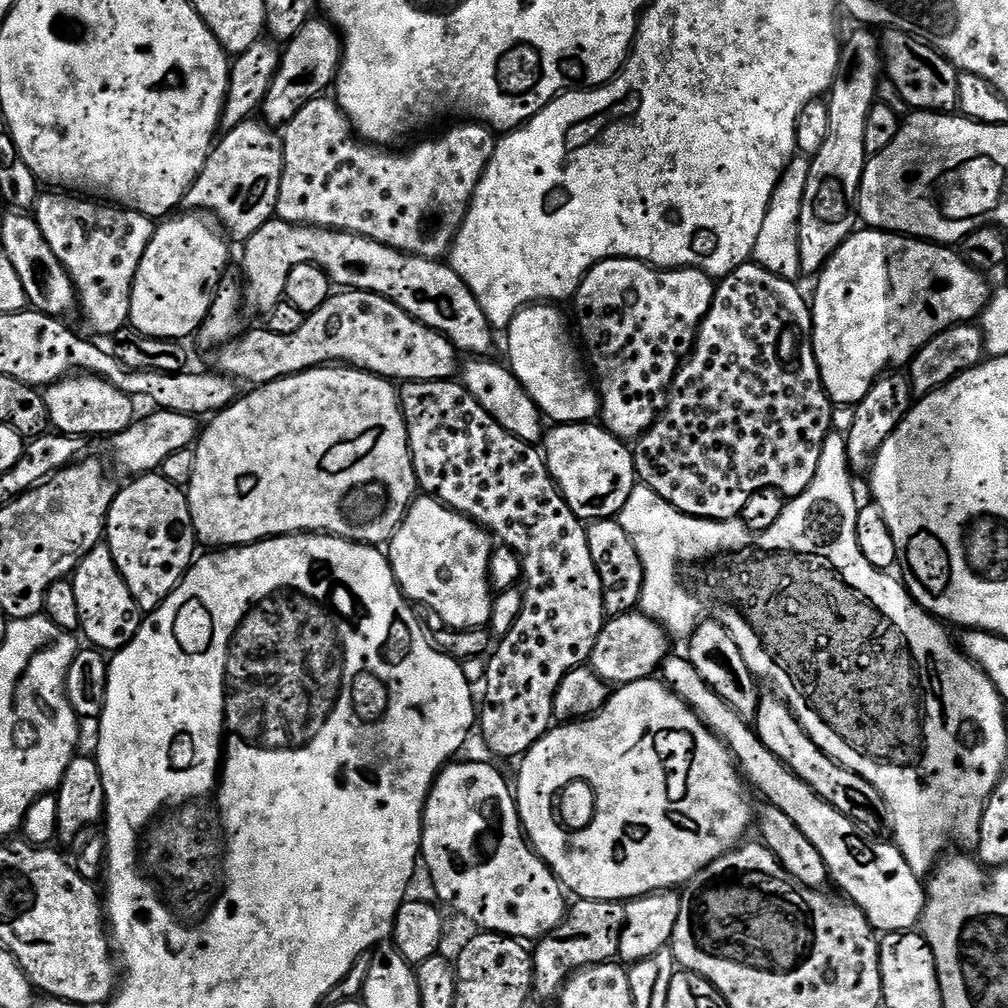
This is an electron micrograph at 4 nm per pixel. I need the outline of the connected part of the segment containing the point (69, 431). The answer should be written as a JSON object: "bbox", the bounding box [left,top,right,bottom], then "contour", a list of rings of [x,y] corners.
{"bbox":[43,374,138,438],"contour":[[[69,374],[56,384],[43,389],[46,410],[51,427],[57,433],[77,438],[109,436],[115,438],[125,432],[137,419],[138,413],[133,397],[110,386],[101,376],[91,374]]]}

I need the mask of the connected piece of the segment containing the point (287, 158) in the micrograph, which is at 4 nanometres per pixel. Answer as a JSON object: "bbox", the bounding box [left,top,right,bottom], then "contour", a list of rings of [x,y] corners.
{"bbox":[276,94,497,260],"contour":[[[321,94],[319,96],[314,97],[310,102],[306,102],[306,106],[302,106],[302,110],[298,110],[298,114],[294,114],[294,118],[290,118],[290,122],[284,125],[282,129],[282,139],[284,142],[284,165],[282,166],[282,182],[278,186],[278,202],[276,203],[276,216],[279,219],[285,220],[286,222],[290,222],[291,224],[309,224],[312,228],[339,228],[342,232],[353,232],[354,234],[358,234],[359,236],[365,236],[366,238],[370,238],[374,242],[382,242],[386,246],[390,246],[391,248],[397,248],[400,252],[405,252],[407,256],[421,256],[422,258],[426,258],[427,260],[440,260],[441,258],[447,257],[449,255],[452,239],[456,237],[456,231],[462,226],[462,222],[466,218],[466,214],[468,213],[468,207],[472,205],[472,195],[474,194],[474,190],[478,186],[478,182],[482,178],[482,174],[486,170],[486,166],[490,162],[490,158],[494,154],[494,150],[496,149],[497,137],[494,135],[493,129],[489,128],[487,124],[481,124],[479,122],[460,122],[457,128],[452,128],[449,132],[444,132],[441,136],[436,136],[433,140],[424,140],[421,144],[416,144],[413,146],[409,152],[392,152],[396,150],[389,150],[384,146],[377,146],[375,144],[367,143],[360,139],[359,136],[356,135],[352,123],[348,121],[347,114],[342,111],[340,105],[336,103],[335,99],[329,98],[327,95]]]}

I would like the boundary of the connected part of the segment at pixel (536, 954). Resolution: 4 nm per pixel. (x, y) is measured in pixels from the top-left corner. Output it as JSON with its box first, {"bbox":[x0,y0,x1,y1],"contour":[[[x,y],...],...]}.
{"bbox":[532,899,624,997],"contour":[[[577,899],[564,914],[564,921],[549,936],[543,936],[532,952],[532,986],[535,995],[555,997],[572,973],[589,964],[607,964],[620,954],[624,904],[619,900]]]}

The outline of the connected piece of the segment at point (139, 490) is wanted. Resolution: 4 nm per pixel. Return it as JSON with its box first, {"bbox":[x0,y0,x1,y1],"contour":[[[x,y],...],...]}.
{"bbox":[106,471,198,614],"contour":[[[159,471],[129,479],[127,483],[125,488],[123,485],[117,491],[108,511],[106,543],[110,554],[114,554],[114,566],[118,566],[118,574],[122,574],[126,586],[130,586],[130,594],[136,599],[137,609],[147,614],[180,585],[181,578],[187,574],[188,567],[198,555],[198,541],[188,509],[188,494],[181,485],[170,482]]]}

